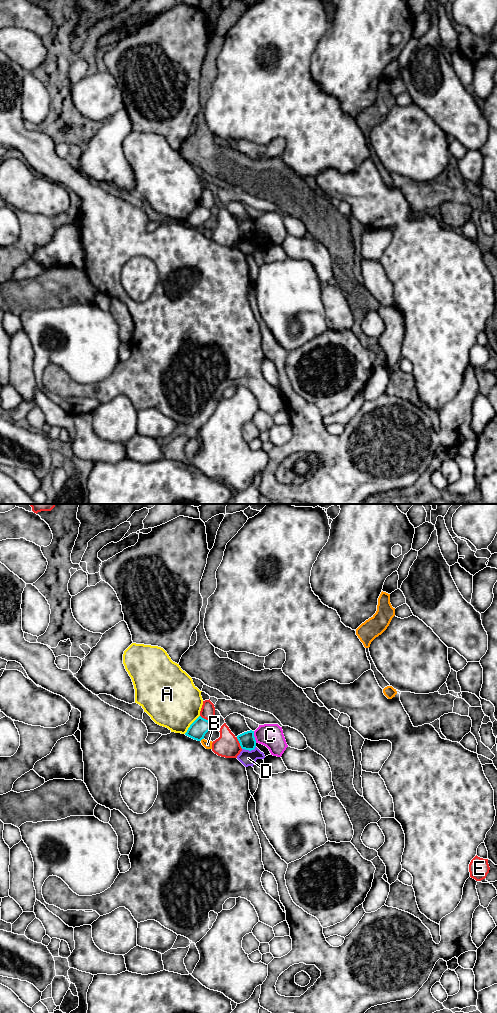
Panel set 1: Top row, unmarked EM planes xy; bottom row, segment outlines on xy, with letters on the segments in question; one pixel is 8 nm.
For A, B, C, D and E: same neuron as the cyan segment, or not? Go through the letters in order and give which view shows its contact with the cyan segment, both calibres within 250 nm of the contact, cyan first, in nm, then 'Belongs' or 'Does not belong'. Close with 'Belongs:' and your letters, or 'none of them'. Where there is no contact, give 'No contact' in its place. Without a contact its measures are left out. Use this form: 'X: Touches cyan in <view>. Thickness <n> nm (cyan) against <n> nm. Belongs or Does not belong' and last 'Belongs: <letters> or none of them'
A: Touches cyan in xy. Thickness 140 nm (cyan) against 440 nm. Does not belong
B: Touches cyan in xy. Thickness 140 nm (cyan) against 60 nm. Does not belong
C: Touches cyan in xy. Thickness 130 nm (cyan) against 190 nm. Does not belong
D: Touches cyan in xy. Thickness 130 nm (cyan) against 130 nm. Does not belong
E: Touches cyan in xy. Thickness 130 nm (cyan) against 190 nm. Does not belong
Belongs: none of them

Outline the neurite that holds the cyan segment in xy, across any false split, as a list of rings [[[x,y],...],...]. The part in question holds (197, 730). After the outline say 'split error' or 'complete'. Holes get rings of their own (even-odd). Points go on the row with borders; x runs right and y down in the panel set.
[[[199,716],[188,728],[185,733],[186,736],[201,741],[204,739],[205,734],[210,730],[210,721]]]; complete

